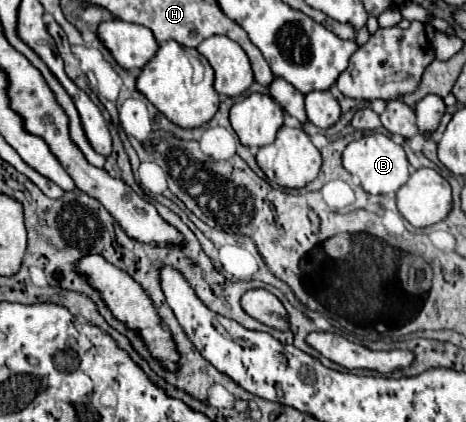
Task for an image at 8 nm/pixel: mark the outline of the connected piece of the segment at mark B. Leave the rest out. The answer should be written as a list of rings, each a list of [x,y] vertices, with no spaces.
[[[366,133],[360,139],[354,139],[352,143],[348,143],[342,153],[342,165],[350,175],[354,175],[360,181],[362,189],[368,191],[370,195],[396,193],[410,175],[408,159],[402,145],[396,145],[390,137],[380,133]]]

